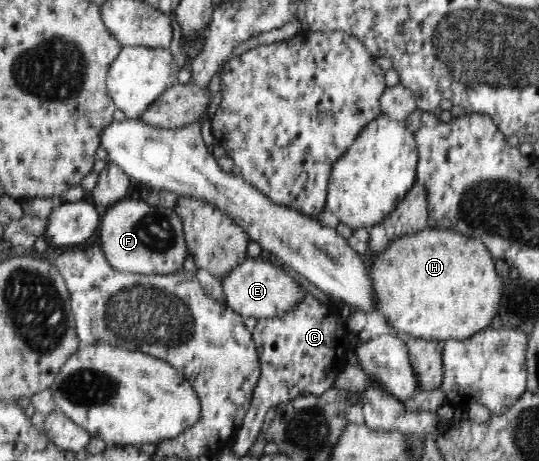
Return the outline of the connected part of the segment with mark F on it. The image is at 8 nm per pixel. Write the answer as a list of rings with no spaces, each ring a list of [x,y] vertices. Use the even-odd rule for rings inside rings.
[[[121,200],[112,204],[100,221],[100,245],[112,268],[133,274],[171,274],[182,270],[188,248],[184,226],[176,210],[152,207],[142,200]]]

